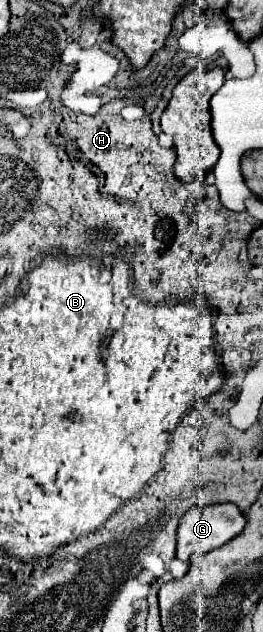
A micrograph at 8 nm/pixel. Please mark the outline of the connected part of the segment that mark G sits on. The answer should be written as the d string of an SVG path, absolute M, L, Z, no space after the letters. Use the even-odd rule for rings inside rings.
M214 504L206 508L192 508L186 512L178 526L178 544L176 544L176 558L188 562L192 554L204 554L210 552L234 536L238 536L246 526L244 514L238 510L236 504Z

